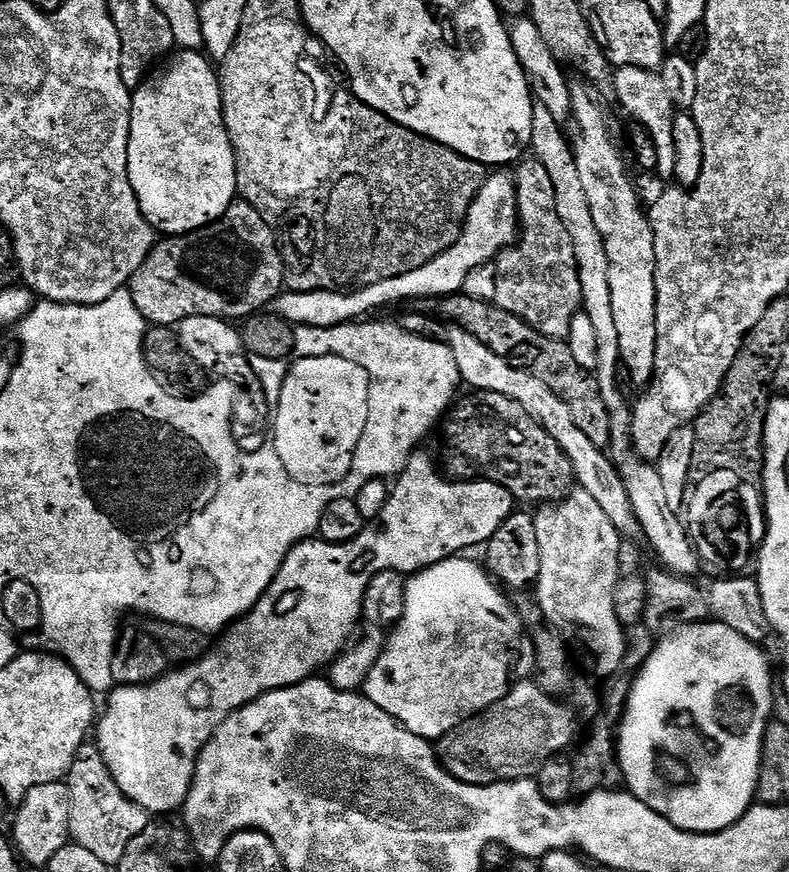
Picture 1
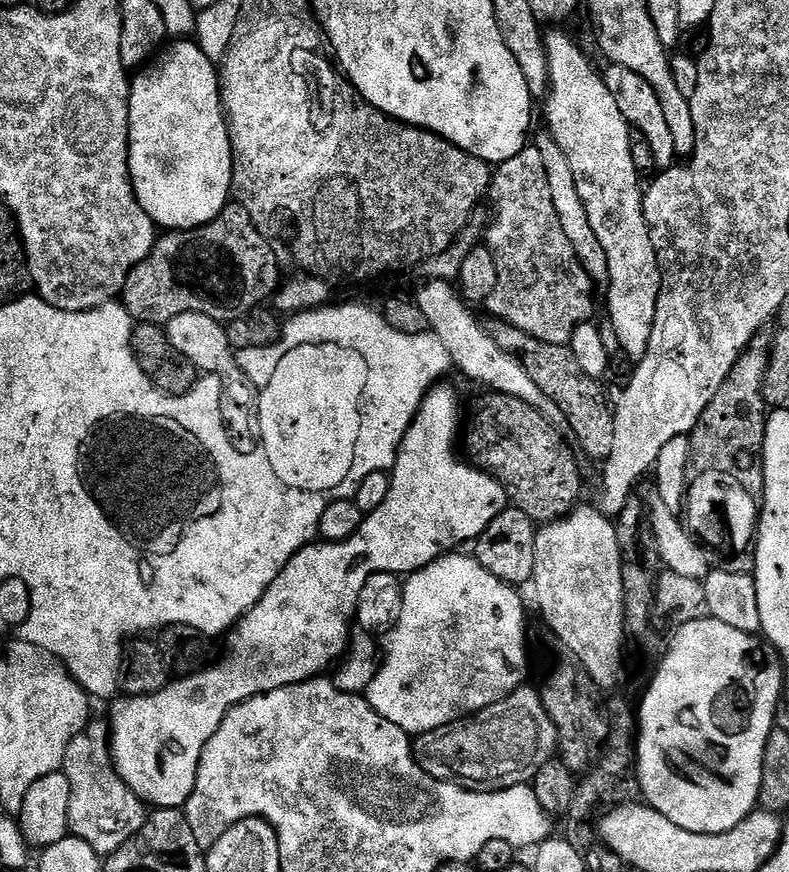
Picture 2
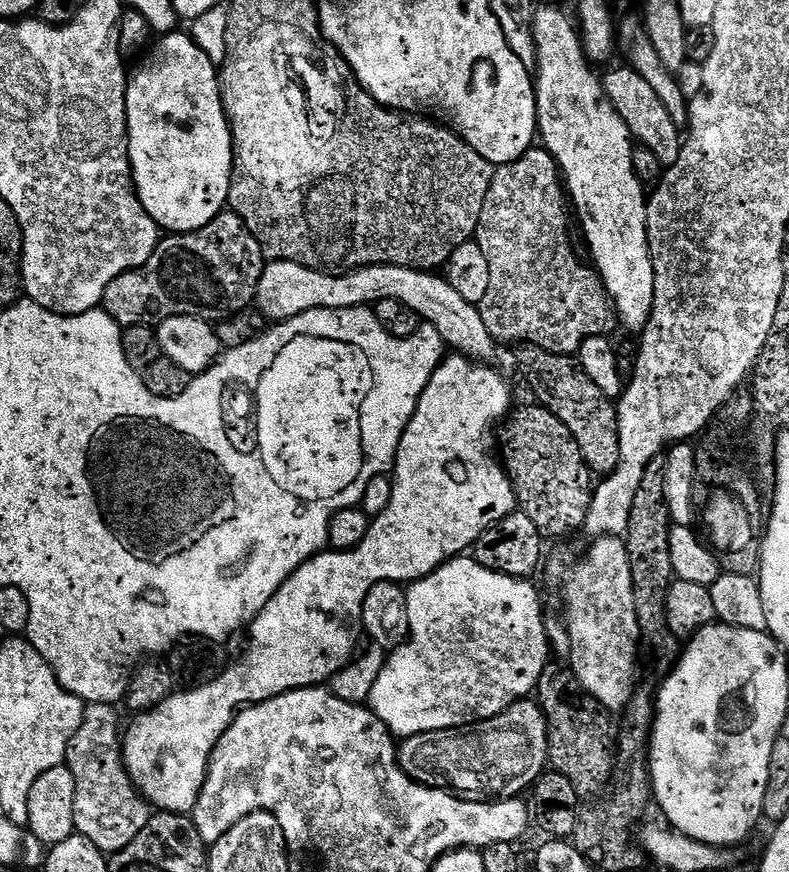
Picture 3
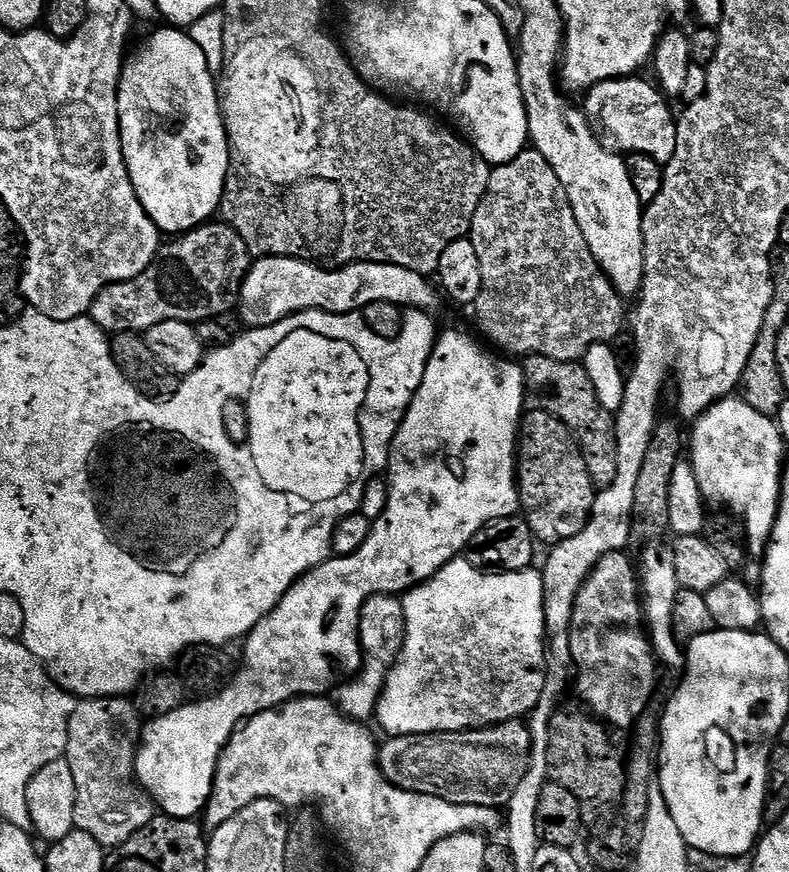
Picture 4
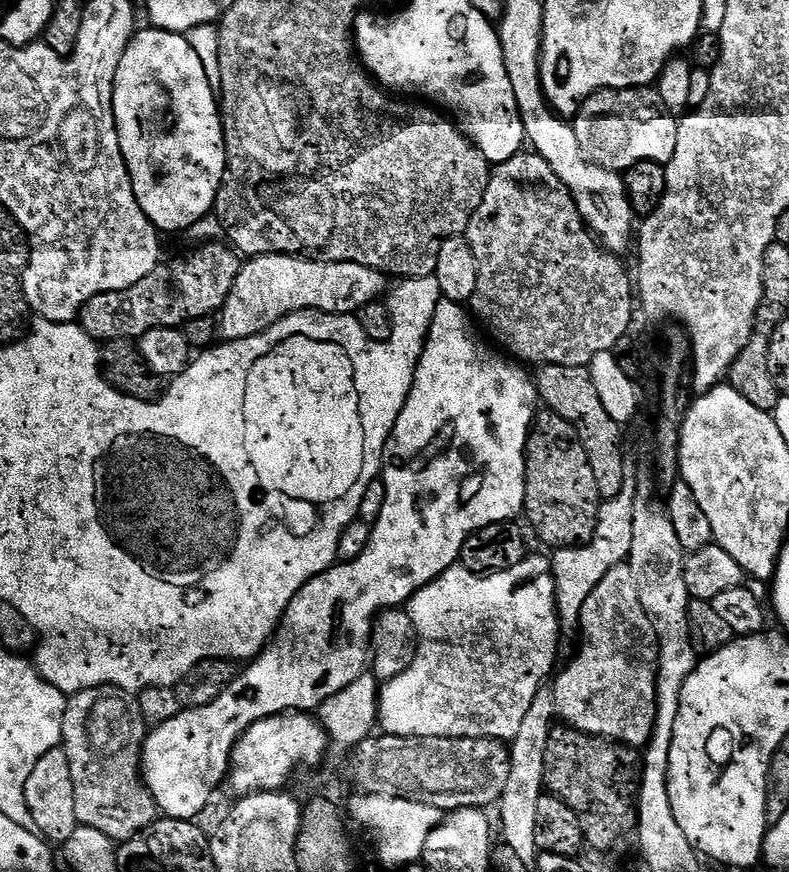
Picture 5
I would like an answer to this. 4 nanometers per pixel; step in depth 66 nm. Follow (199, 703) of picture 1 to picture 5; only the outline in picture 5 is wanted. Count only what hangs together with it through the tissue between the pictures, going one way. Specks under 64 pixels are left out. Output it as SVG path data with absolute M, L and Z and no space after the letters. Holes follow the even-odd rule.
M441 299L440 304L434 310L432 325L428 331L428 340L422 350L422 358L416 367L414 382L410 394L406 398L406 406L402 406L402 414L398 414L398 422L394 422L394 430L388 436L384 447L384 463L382 468L382 479L384 482L384 505L382 514L378 514L376 521L371 524L367 520L357 518L342 530L342 538L338 538L337 563L328 571L318 574L290 602L288 609L281 616L278 627L272 636L270 643L264 651L247 665L248 668L237 675L236 681L224 691L214 702L210 702L201 708L186 708L180 711L170 722L162 722L155 725L144 738L144 750L140 753L140 767L144 778L144 785L150 790L157 809L169 820L191 820L197 819L196 815L212 800L212 791L216 784L223 785L230 771L232 763L232 751L238 742L238 738L254 722L265 720L271 716L280 716L283 712L306 712L315 713L320 705L326 702L326 698L334 698L338 690L346 690L350 682L358 682L358 678L365 675L367 666L370 664L370 649L372 646L372 622L385 608L399 608L407 605L412 595L425 588L434 578L453 567L460 559L460 551L466 542L478 530L482 530L491 524L515 521L516 515L524 512L524 457L528 446L528 434L534 423L534 411L532 407L538 404L536 385L531 375L527 376L515 359L509 358L503 351L492 352L493 345L483 335L476 333L477 325L470 315L469 309L462 304L455 304L452 300Z

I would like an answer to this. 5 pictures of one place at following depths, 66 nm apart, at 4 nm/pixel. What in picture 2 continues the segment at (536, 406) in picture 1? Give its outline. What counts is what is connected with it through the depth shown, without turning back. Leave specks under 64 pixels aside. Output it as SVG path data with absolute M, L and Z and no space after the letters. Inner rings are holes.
M429 279L414 295L414 303L426 314L426 322L433 336L436 336L442 346L446 346L446 354L450 354L452 368L460 371L468 380L476 384L485 384L488 390L502 396L513 396L530 406L534 406L541 414L554 425L565 423L562 410L538 386L534 386L530 374L514 359L502 346L498 346L491 331L480 325L480 320L475 316L463 295L449 281ZM453 288L453 289L452 289ZM472 311L472 312L471 312Z

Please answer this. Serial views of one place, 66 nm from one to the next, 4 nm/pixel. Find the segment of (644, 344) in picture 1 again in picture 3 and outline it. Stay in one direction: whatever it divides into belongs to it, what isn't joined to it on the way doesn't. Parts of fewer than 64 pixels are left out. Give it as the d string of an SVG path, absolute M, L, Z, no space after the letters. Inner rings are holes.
M560 8L535 9L532 17L532 34L536 43L536 127L542 146L556 160L574 216L584 227L588 248L592 251L591 263L600 274L600 281L616 314L619 327L639 334L644 331L654 306L654 262L648 245L648 202L645 185L634 172L631 161L634 137L626 122L616 113L604 94L601 77L595 76L590 61L584 55L582 37L577 25Z

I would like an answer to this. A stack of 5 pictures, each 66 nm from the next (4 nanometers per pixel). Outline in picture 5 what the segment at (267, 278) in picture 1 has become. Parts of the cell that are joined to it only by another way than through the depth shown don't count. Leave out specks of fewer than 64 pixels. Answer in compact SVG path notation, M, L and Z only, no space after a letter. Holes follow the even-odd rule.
M227 243L204 244L185 260L161 262L132 288L90 298L80 309L78 323L98 342L132 340L155 328L180 328L188 320L219 313L241 267L241 257Z

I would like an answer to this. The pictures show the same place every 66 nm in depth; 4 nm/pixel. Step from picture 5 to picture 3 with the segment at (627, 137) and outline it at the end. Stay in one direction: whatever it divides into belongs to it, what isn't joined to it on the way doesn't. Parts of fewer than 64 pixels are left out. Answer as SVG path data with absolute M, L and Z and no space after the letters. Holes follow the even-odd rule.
M623 67L616 68L608 77L603 77L605 97L616 109L616 113L624 119L633 137L643 147L653 151L665 169L674 166L674 162L678 162L682 143L681 129L672 121L670 114L666 114L666 106L658 102L658 94L654 94L654 90L650 90L650 86L646 86L646 82L638 73L632 71L631 67Z

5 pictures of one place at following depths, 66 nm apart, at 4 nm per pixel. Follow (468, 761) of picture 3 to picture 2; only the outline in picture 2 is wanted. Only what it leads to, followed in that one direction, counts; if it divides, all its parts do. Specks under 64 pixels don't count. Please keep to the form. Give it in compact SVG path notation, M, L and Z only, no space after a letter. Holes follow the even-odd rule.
M521 686L494 706L486 706L486 710L476 712L473 716L465 716L463 720L455 720L438 730L419 733L414 740L418 763L435 780L447 780L472 792L501 792L531 782L538 770L542 770L544 763L557 751L558 741L556 728L550 722L550 714L546 714L539 691L535 687L528 687Z

